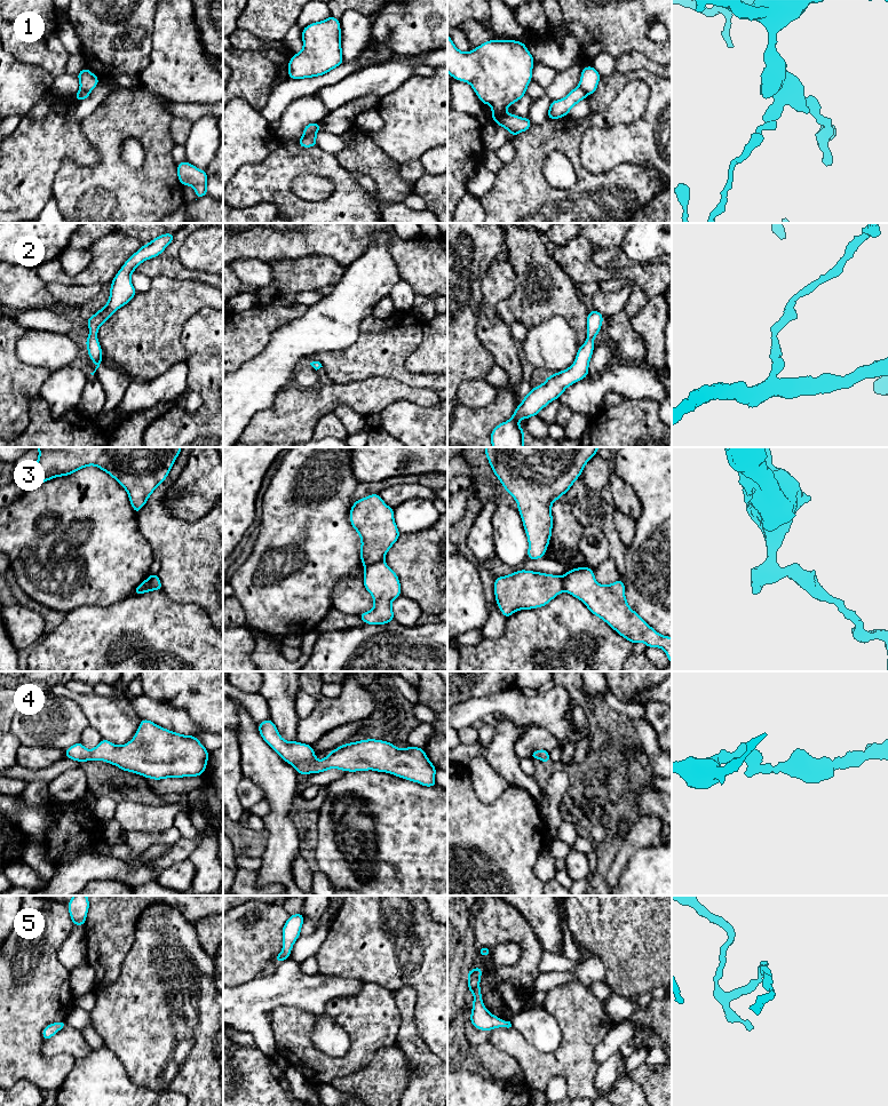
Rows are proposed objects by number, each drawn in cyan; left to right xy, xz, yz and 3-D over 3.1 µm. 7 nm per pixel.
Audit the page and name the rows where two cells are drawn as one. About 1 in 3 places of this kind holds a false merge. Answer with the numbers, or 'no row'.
1, 3

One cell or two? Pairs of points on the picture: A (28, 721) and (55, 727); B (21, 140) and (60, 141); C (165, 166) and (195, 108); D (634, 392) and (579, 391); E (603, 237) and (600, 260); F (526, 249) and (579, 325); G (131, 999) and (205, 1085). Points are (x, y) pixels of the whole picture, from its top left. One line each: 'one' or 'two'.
A: one
B: one
C: two
D: one
E: two
F: one
G: one

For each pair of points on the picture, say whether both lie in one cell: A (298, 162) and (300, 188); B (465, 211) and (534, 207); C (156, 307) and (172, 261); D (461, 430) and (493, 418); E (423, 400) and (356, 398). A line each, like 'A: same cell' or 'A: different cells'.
A: different cells
B: different cells
C: different cells
D: same cell
E: same cell

